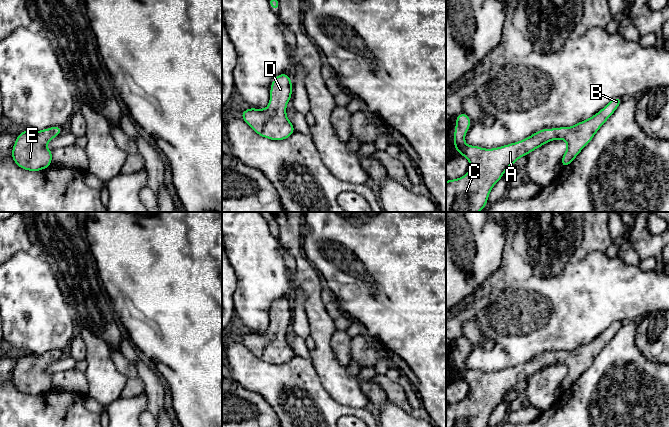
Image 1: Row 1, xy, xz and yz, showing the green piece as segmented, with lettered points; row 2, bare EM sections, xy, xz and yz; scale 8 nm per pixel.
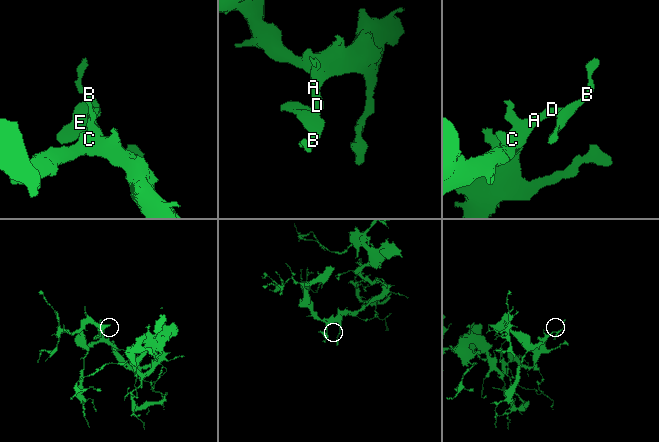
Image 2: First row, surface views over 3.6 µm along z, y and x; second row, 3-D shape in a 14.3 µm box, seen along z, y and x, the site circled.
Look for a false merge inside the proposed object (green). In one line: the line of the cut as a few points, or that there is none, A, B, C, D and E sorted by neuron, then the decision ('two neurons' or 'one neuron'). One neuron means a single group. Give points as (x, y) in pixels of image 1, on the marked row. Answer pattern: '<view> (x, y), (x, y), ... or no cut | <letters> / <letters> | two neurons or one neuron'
no cut | A B C D E | one neuron

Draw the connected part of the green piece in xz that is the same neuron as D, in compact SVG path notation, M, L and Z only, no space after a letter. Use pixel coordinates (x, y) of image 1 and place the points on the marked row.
M288 73L279 74L273 80L270 91L268 108L254 109L249 107L240 113L240 116L258 135L281 141L295 132L285 111L287 103L292 97L292 81Z

